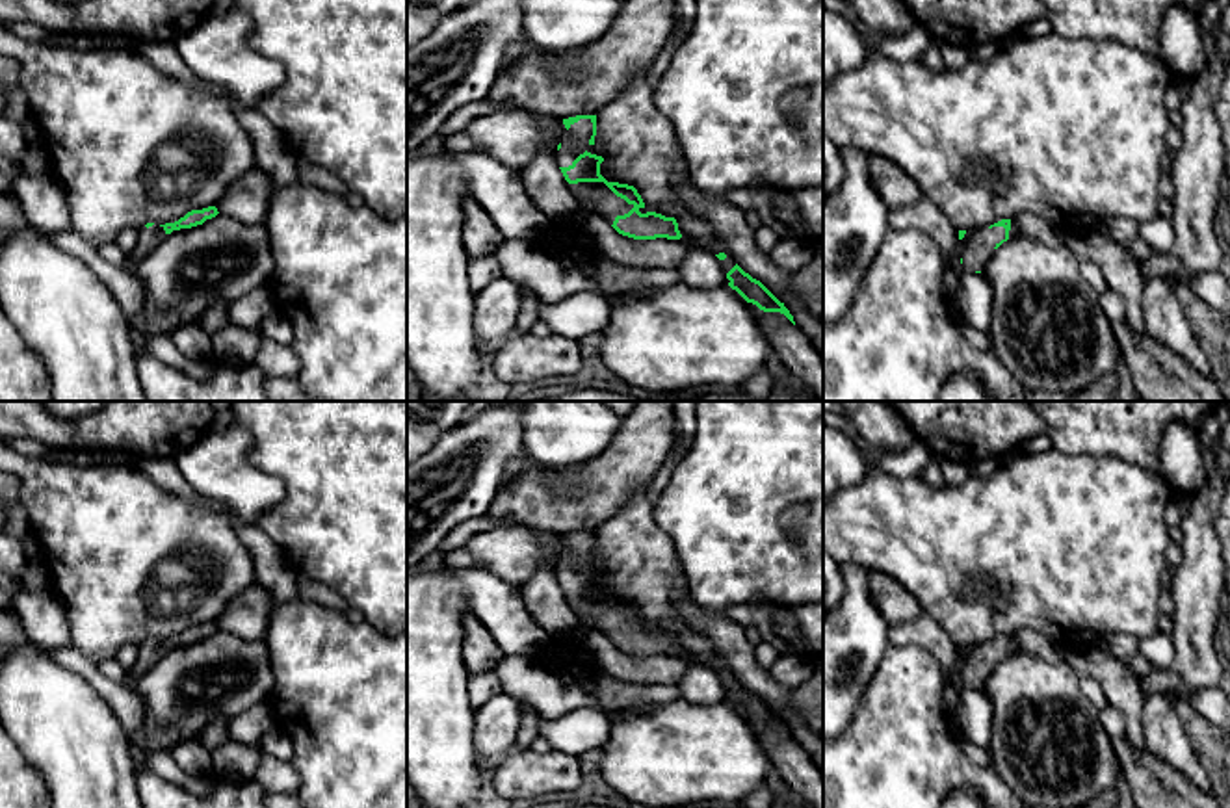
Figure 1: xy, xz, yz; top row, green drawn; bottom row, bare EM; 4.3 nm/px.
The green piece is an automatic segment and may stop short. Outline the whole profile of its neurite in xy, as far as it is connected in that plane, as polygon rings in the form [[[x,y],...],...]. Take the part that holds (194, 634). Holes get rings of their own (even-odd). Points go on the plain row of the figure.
[[[208,622],[203,626],[191,626],[175,639],[165,639],[165,641],[147,639],[137,646],[139,652],[137,663],[126,674],[137,678],[150,663],[160,659],[173,646],[203,641],[206,635],[212,635],[217,630],[219,628],[216,622]]]

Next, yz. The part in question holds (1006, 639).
[[[1001,635],[987,645],[972,648],[959,646],[959,656],[964,659],[961,680],[964,687],[981,689],[992,669],[1009,656],[1011,635]]]

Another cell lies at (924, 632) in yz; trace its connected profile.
[[[925,613],[914,620],[894,622],[888,628],[890,646],[916,645],[931,652],[948,674],[953,671],[959,659],[959,646],[948,635],[948,632]]]

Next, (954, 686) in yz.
[[[959,656],[953,671],[946,674],[946,684],[944,684],[942,710],[946,721],[951,724],[951,730],[953,730],[953,717],[961,702],[961,695],[964,691],[964,684],[961,680],[962,671],[964,671],[964,659],[962,656]]]

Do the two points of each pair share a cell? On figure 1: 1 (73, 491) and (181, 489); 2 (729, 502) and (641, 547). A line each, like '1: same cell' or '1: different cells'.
1: different cells
2: different cells

